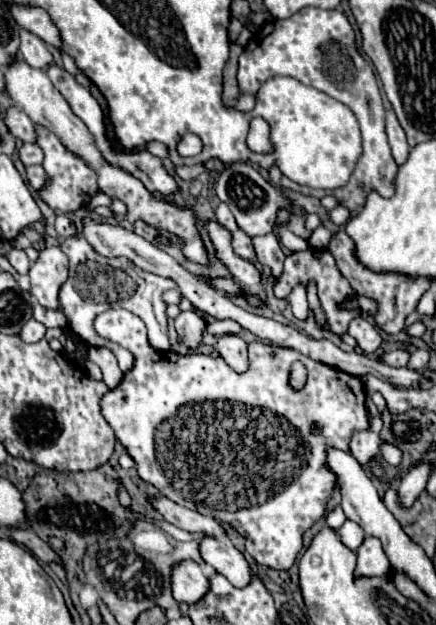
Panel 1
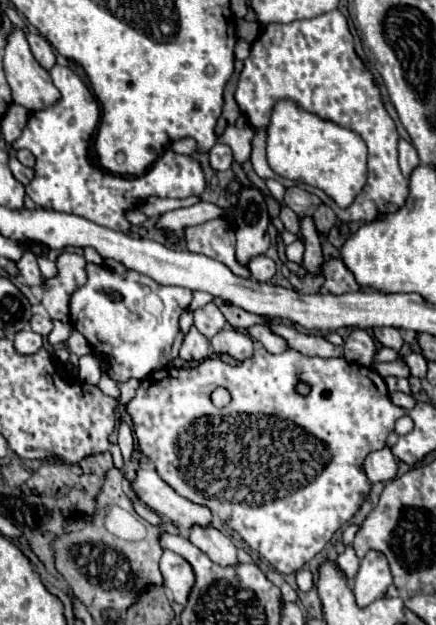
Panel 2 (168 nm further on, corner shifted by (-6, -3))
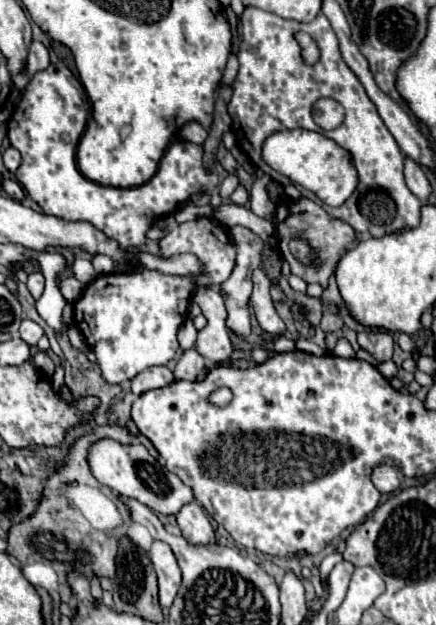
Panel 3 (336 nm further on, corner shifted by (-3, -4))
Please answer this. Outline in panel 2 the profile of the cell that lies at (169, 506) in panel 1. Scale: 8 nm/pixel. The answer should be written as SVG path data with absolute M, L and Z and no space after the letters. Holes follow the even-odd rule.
M137 469L137 477L129 483L137 499L143 501L157 515L167 517L177 527L191 529L191 525L211 525L211 511L205 505L181 497L167 485L155 469Z

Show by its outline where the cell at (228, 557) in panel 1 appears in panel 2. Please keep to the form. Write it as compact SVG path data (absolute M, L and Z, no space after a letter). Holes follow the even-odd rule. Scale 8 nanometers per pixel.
M193 525L189 531L189 541L199 547L203 553L211 557L211 561L219 565L235 565L237 555L235 555L235 545L229 541L227 535L223 535L215 527L201 527Z

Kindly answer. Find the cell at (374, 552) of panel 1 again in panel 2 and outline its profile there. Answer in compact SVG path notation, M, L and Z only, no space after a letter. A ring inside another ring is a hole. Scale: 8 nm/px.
M371 551L361 559L361 567L353 581L353 595L359 607L381 599L387 587L393 583L393 577L387 569L387 559L379 551Z

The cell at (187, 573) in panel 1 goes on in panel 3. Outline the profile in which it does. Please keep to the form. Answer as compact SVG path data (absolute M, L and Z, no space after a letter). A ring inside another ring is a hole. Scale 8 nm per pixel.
M154 542L152 544L152 554L150 554L150 560L156 568L156 574L158 574L158 586L160 586L160 606L162 608L170 608L176 594L178 594L178 588L180 588L180 582L182 582L182 574L180 574L180 566L170 550L168 544L164 542Z

